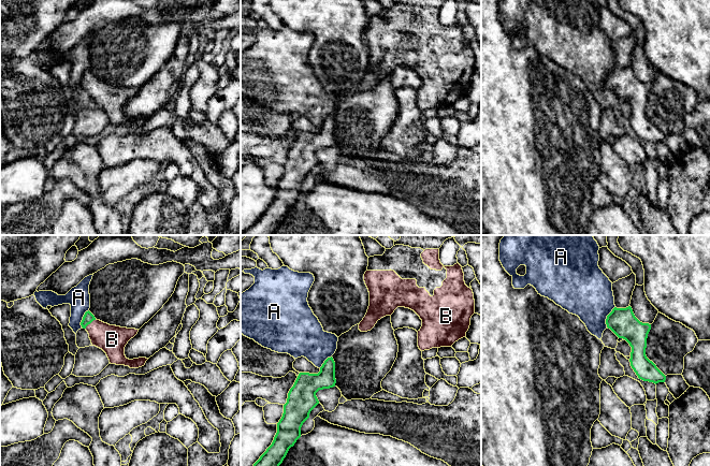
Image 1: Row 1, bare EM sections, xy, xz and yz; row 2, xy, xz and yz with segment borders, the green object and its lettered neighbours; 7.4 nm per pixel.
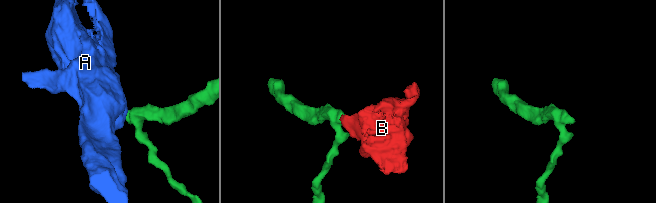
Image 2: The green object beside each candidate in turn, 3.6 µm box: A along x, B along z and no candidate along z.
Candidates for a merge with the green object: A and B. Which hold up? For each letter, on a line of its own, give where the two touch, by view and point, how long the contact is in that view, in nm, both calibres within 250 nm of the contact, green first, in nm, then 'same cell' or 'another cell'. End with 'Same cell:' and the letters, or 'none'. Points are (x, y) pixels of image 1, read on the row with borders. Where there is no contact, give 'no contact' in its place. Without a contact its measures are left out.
A: contact yz (607, 317); length 170 nm; calibres 200 and 380 nm; another cell
B: contact xy (90, 322); length 110 nm; calibres 80 and 220 nm; same cell
Same cell: B

